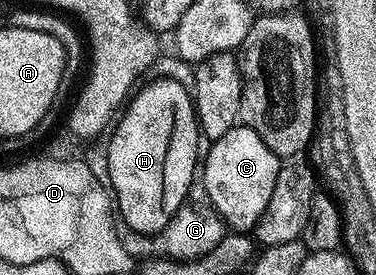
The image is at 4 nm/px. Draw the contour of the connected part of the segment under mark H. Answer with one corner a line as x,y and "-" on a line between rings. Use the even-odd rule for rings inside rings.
150,81
126,102
121,116
110,130
111,142
107,145
106,180
122,224
131,228
135,235
157,234
166,228
187,199
191,186
196,184
197,166
201,161
201,130
188,86
186,89
179,81

